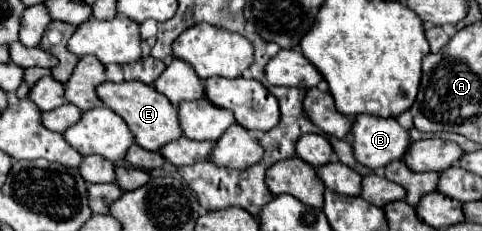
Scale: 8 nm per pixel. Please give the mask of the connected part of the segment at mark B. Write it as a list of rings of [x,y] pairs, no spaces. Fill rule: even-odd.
[[[361,115],[351,125],[351,147],[363,167],[377,169],[403,159],[409,149],[409,135],[395,119]]]

